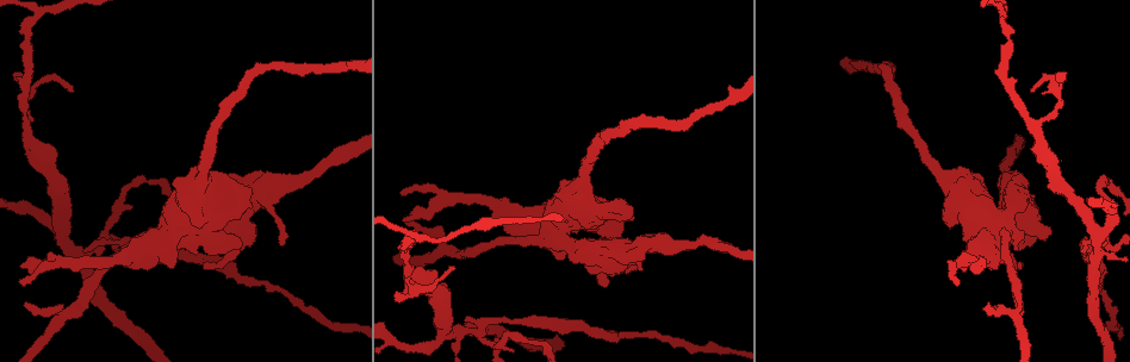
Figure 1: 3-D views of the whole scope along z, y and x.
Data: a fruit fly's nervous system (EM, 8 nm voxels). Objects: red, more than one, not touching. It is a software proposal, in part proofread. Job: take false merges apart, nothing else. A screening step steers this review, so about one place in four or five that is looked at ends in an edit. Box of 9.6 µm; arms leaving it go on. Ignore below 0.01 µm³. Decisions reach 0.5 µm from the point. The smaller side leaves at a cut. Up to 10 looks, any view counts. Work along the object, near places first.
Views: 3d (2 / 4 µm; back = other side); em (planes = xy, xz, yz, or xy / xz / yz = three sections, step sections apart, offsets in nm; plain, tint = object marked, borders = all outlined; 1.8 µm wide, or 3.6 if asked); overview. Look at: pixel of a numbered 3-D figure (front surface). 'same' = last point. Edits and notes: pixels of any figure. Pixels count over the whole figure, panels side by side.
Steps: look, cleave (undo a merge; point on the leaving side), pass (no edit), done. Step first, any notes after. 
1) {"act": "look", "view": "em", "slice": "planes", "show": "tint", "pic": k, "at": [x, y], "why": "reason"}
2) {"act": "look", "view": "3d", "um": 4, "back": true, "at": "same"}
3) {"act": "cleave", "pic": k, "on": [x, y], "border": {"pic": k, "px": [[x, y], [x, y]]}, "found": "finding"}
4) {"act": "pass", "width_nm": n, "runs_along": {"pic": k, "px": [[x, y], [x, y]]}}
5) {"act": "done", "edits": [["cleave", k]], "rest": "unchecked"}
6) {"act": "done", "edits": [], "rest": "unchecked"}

{"act": "look", "view": "3d", "um": 4, "pic": 1, "at": [997, 220], "why": "sudden change in width"}

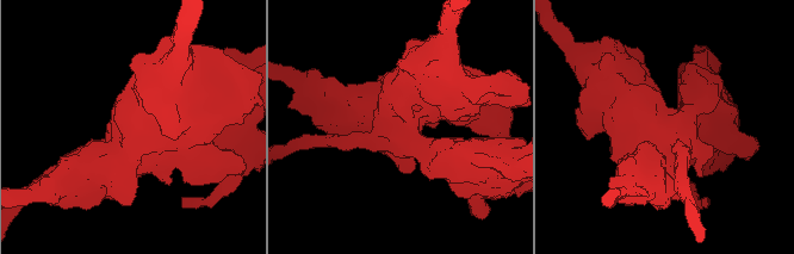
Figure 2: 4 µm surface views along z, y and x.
{"act": "look", "view": "em", "um": 3.6, "slice": "planes", "show": "tint", "pic": 2, "at": [672, 128]}

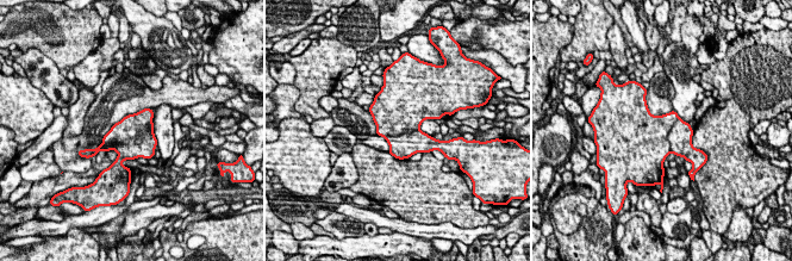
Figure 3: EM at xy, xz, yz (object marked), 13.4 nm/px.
{"act": "cleave", "pic": 3, "on": [401, 147], "border": {"pic": 3, "px": [[418, 129], [385, 137]]}, "found": "two cells meet here"}

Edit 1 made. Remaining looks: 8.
{"act": "look", "view": "em", "slice": "planes", "show": "tint", "pic": 1, "at": [531, 319], "why": "sudden change in width"}

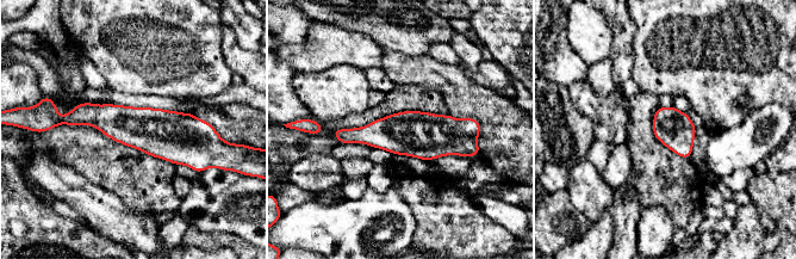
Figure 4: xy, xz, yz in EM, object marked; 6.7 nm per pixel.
{"act": "pass", "runs_along": {"pic": 4, "px": [[62, 121], [205, 133]]}, "found": "all the same cell"}

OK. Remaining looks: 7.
{"act": "look", "view": "em", "um": 3.6, "slice": "planes", "show": "tint", "pic": 1, "at": [1001, 16], "why": "branch point"}

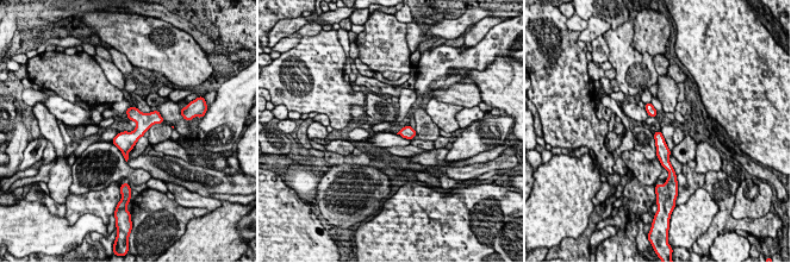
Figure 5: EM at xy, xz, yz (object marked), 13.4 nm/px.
{"act": "pass", "width_nm": 90, "found": "one cell here"}

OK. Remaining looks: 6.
{"act": "done", "edits": [["cleave", 3]], "rest": "unchecked"}

